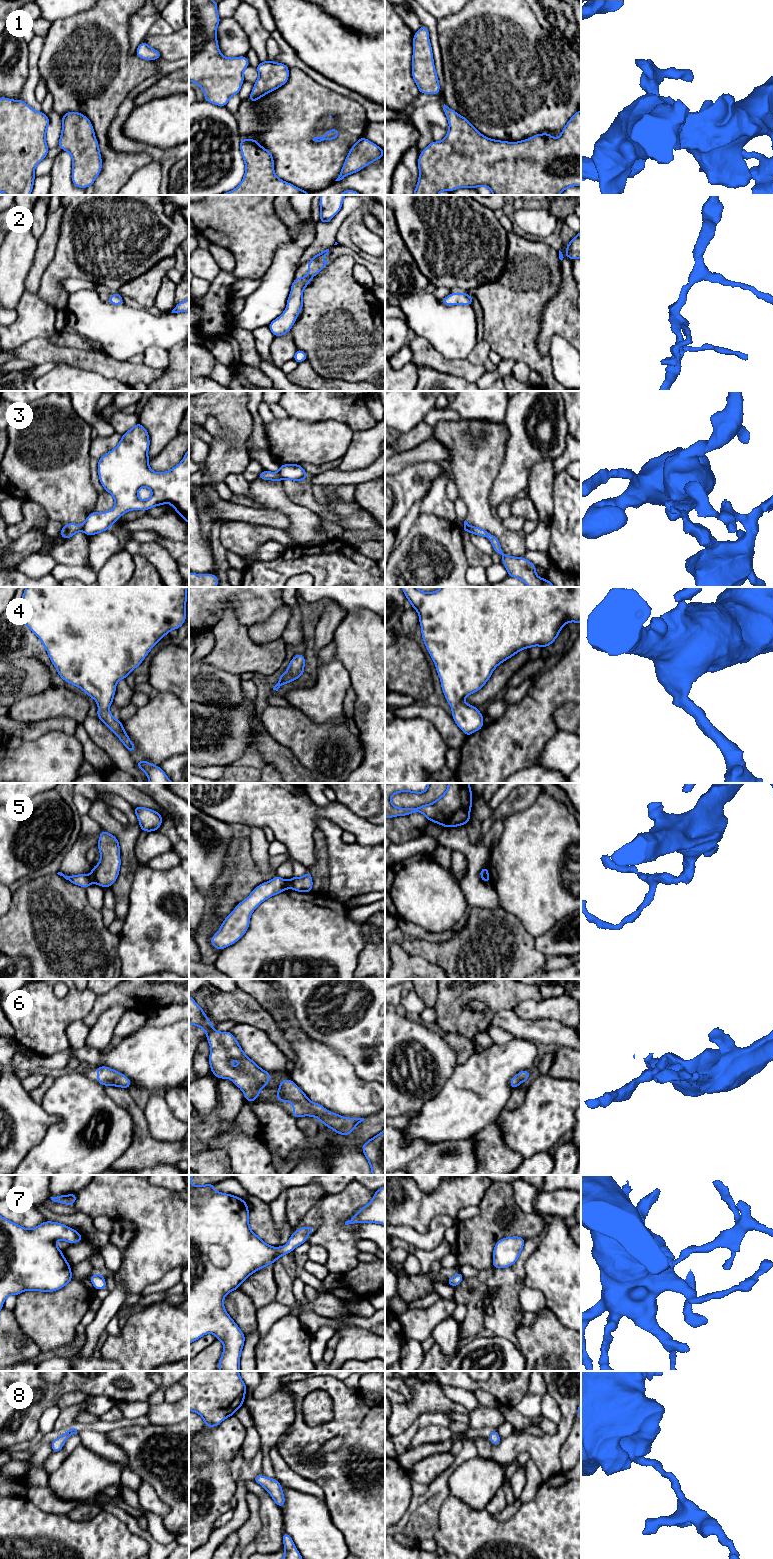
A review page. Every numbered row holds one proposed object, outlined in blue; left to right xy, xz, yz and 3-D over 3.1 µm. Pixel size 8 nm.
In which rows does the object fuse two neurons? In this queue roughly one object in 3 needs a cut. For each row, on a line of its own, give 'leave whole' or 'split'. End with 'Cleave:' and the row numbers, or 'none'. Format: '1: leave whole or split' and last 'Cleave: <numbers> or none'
1: leave whole
2: leave whole
3: split
4: leave whole
5: split
6: leave whole
7: leave whole
8: leave whole
Cleave: 3, 5

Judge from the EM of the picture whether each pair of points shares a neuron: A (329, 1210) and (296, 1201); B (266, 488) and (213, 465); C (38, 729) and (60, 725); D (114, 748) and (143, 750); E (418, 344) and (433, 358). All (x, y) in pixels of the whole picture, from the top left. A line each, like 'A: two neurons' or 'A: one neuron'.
A: two neurons
B: two neurons
C: one neuron
D: two neurons
E: one neuron

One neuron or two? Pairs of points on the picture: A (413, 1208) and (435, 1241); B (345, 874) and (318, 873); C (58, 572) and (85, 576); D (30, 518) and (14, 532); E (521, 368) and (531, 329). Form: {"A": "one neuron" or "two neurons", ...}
{"A": "two neurons", "B": "two neurons", "C": "one neuron", "D": "one neuron", "E": "two neurons"}

